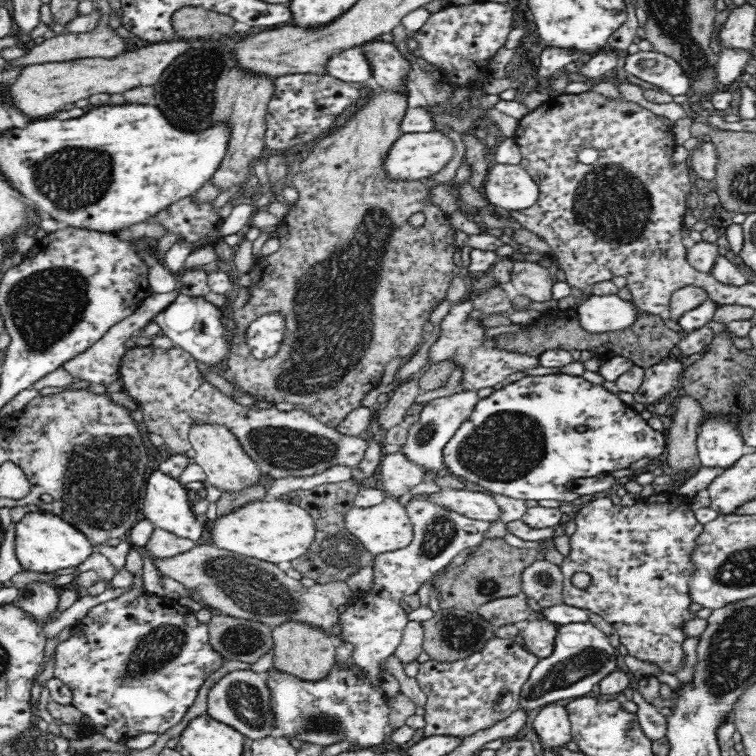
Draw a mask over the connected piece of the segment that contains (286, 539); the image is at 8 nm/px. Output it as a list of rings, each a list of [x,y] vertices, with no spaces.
[[[255,500],[218,515],[208,523],[214,544],[232,553],[276,564],[298,558],[317,538],[314,522],[306,510],[280,500]]]

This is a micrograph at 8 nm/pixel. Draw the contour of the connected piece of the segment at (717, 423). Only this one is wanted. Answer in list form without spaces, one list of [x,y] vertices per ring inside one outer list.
[[[708,413],[697,431],[697,456],[703,467],[727,469],[742,458],[746,444],[734,415]]]

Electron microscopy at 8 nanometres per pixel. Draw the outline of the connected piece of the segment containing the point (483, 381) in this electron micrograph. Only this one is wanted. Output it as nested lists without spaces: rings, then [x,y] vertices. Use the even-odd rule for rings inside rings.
[[[475,296],[466,297],[463,301],[453,305],[450,313],[441,322],[442,333],[437,342],[430,346],[429,364],[436,364],[442,360],[455,360],[457,366],[465,366],[466,376],[462,381],[462,390],[480,390],[480,388],[490,388],[500,384],[508,374],[517,371],[527,371],[540,366],[538,357],[520,355],[518,353],[510,353],[494,347],[494,338],[488,342],[484,342],[484,331],[481,319],[475,321],[466,320],[468,314],[472,312],[472,300]]]

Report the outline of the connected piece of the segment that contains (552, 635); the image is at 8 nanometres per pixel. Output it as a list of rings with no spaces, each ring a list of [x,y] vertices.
[[[533,617],[519,630],[523,647],[538,658],[552,654],[557,635],[556,625],[544,617]]]

